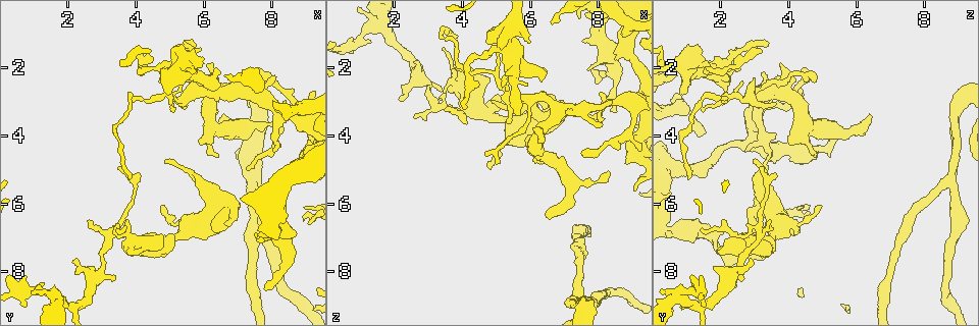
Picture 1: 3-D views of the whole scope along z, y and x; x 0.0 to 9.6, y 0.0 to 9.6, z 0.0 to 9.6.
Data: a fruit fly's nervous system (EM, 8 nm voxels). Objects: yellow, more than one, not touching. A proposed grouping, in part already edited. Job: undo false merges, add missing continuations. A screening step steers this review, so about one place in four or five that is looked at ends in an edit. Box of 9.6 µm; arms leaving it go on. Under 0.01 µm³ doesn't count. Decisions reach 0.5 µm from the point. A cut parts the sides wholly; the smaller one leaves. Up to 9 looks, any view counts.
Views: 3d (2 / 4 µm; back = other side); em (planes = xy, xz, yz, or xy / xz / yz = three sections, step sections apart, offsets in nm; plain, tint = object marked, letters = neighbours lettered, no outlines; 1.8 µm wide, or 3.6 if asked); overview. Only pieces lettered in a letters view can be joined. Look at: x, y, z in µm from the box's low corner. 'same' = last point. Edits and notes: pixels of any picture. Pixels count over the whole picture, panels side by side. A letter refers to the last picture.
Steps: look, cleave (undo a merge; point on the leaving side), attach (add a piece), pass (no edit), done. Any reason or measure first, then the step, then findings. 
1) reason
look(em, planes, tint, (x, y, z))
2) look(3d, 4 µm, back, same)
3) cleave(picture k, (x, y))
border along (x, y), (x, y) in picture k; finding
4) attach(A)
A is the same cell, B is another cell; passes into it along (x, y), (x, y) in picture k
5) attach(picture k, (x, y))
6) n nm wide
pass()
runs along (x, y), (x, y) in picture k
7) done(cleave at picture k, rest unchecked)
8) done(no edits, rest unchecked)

three-way junction
look(em, planes, letters, (7.55, 3.90, 8.85))

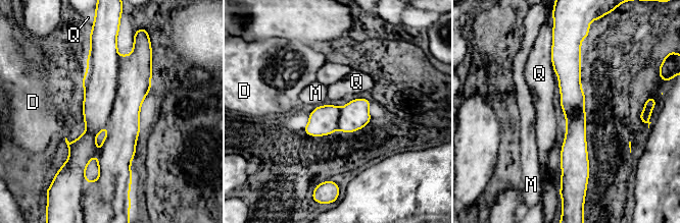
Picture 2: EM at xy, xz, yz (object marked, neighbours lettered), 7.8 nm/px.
pass()
D, M and Q are other cells; runs along (562, 50), (574, 107), (572, 172) in picture 2; all the same cell

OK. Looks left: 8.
free end
look(3d, 4 µm, (3.45, 6.75, 1.35))

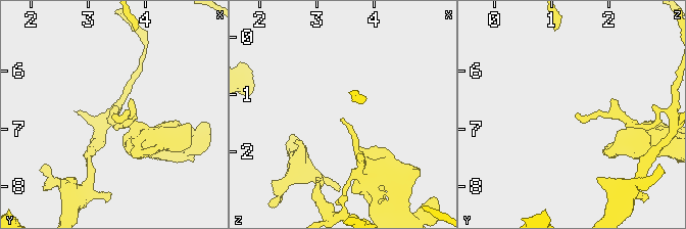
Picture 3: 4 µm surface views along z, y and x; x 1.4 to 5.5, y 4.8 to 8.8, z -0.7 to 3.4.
look(em, xy, step 4, tint, (3.40, 6.75, 1.40))

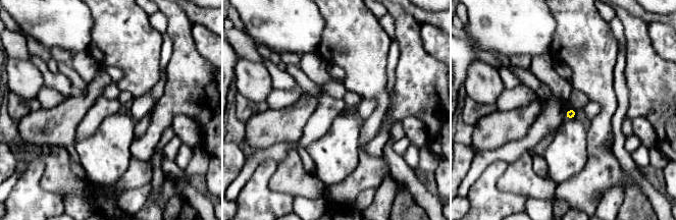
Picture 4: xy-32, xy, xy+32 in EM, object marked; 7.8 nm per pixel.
look(em, planes, letters, same)

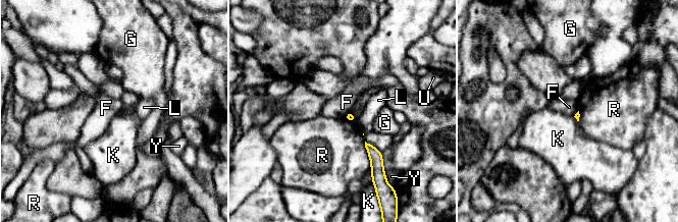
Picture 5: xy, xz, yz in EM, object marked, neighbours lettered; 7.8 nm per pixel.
pass()
F, G, K, L, R, U and Y are other cells; border along (352, 111), (349, 111), (343, 117) in picture 5; none of them fits

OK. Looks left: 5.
free end
look(3d, 4 µm, (6.30, 2.05, 2.45))

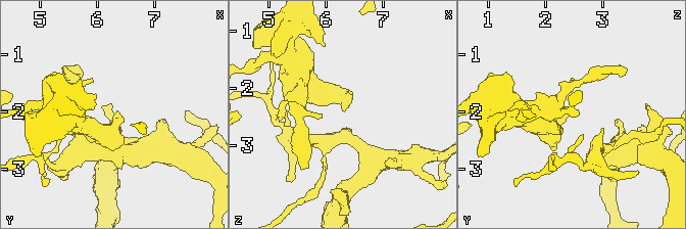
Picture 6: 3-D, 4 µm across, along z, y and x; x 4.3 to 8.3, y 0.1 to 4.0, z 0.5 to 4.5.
look(em, yz, step 8, tint, (6.40, 2.05, 2.40))

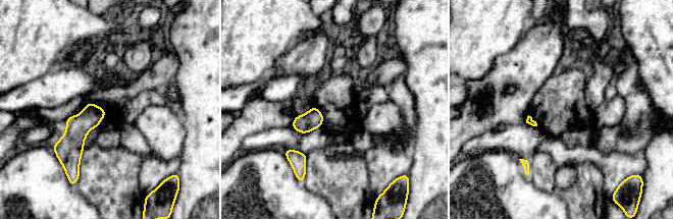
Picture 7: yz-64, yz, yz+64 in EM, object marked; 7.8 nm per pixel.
look(em, xy, step 16, letters, same)

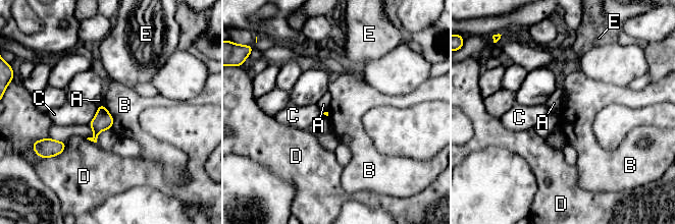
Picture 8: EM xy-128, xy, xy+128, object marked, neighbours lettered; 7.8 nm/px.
pass()
A, B, C, D and E are other cells; border along (102, 103), (114, 119) in picture 8; none of them fits

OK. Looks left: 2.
tapers out
look(em, planes, letters, (6.60, 2.25, 0.60))

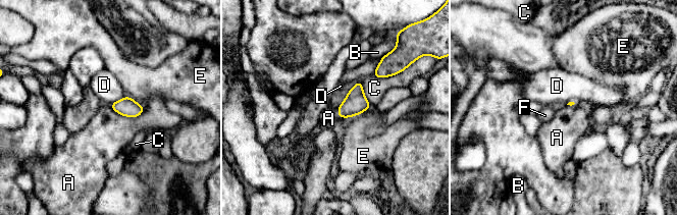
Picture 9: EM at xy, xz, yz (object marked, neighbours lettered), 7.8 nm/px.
pass()
A, B, C, D, E and F are other cells; border along (108, 105), (125, 116), (144, 111) in picture 9; none of them fits

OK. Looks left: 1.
done(no edits, rest unchecked)

